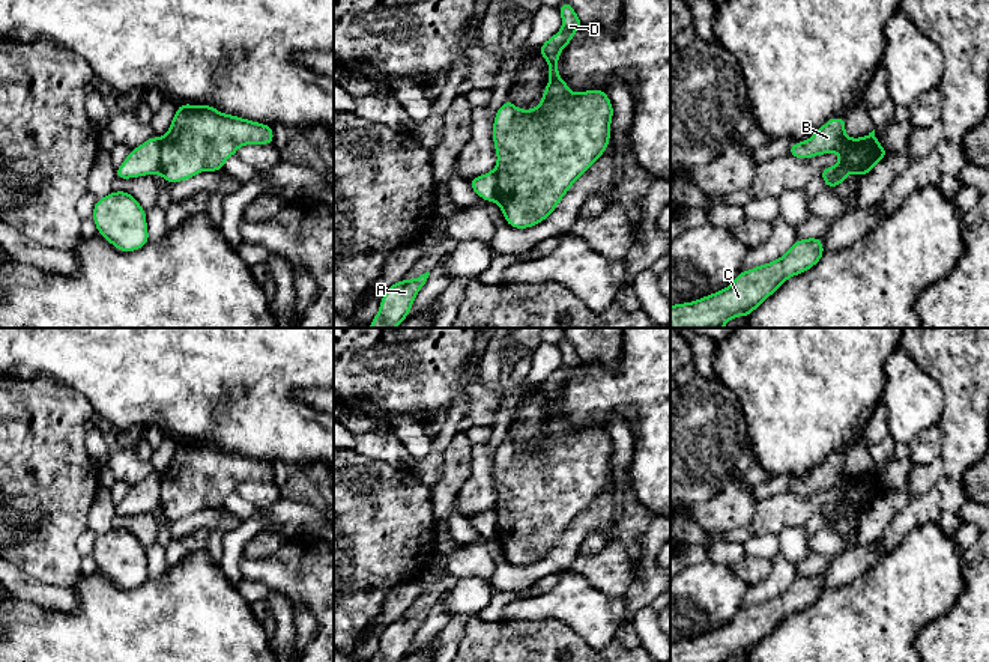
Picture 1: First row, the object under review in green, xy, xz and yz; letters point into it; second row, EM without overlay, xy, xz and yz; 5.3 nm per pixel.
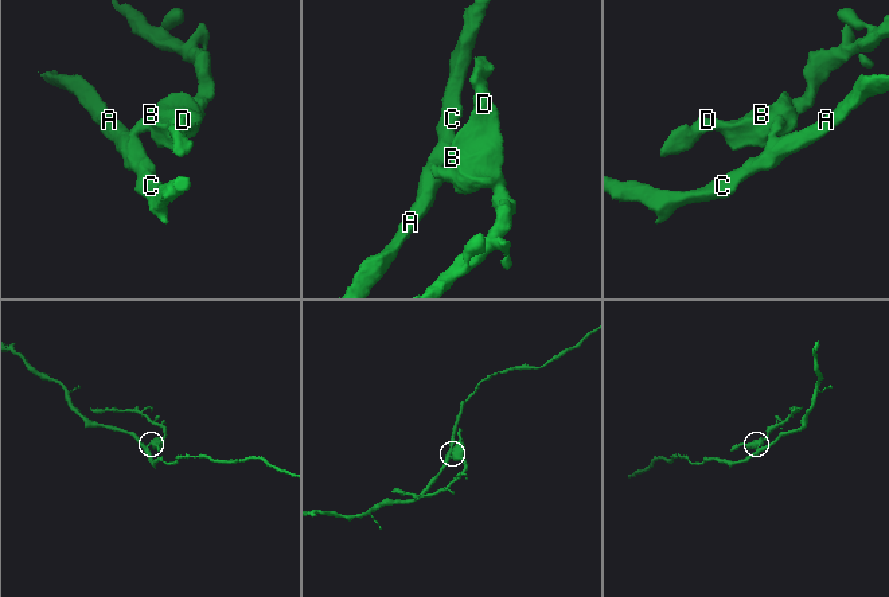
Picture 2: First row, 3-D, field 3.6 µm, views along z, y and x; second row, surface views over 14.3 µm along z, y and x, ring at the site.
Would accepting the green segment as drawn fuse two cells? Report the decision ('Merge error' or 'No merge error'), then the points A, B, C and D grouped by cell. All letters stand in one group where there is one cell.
Merge error. Groups: A C / B D

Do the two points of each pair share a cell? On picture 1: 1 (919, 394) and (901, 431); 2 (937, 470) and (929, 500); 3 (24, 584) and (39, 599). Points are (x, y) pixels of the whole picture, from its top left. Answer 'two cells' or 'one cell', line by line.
1: one cell
2: two cells
3: one cell

